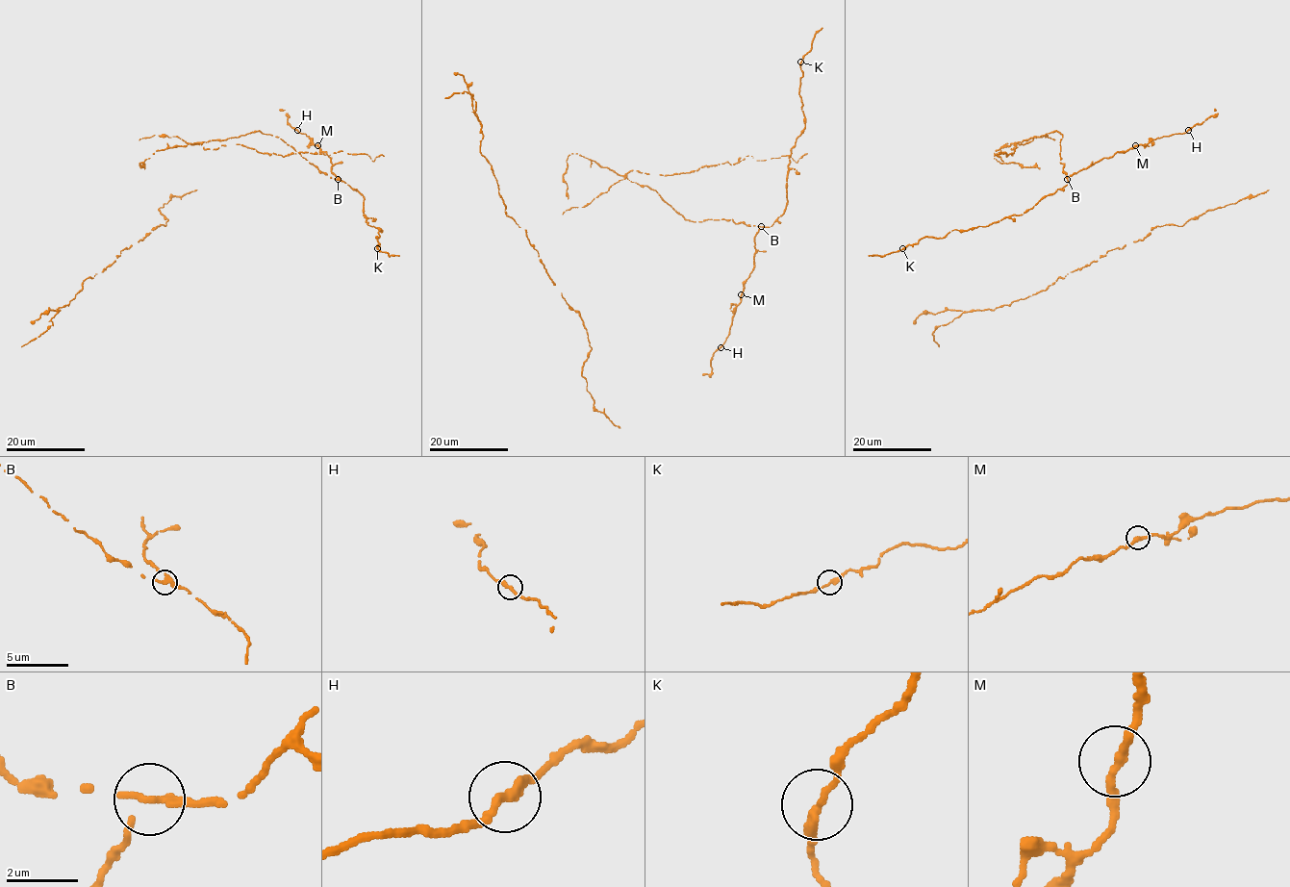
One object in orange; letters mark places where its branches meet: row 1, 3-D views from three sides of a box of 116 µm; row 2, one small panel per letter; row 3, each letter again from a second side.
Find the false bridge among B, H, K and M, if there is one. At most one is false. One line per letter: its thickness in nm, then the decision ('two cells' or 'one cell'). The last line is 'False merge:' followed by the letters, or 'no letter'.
B: calibre 280 nm; two cells
H: calibre 280 nm; one cell
K: calibre 240 nm; one cell
M: calibre 280 nm; one cell
False merge: B

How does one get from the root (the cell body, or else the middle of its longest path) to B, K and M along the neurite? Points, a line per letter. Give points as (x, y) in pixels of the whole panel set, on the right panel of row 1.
B: (1018, 142), (1055, 131), (1062, 134), (1060, 156), (1068, 180)
K: (1018, 142), (1062, 134), (1060, 156), (1067, 185), (1023, 214), (952, 230), (942, 238), (923, 237), (902, 248)
M: (1018, 142), (1055, 131), (1062, 134), (1060, 156), (1067, 179), (1103, 158), (1135, 145)

